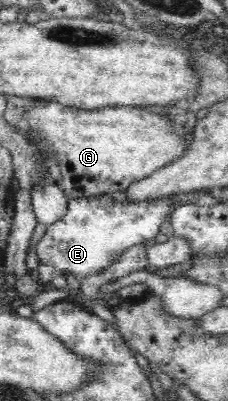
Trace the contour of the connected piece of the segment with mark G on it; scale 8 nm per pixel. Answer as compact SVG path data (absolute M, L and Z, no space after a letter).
M53 101L40 102L23 113L23 125L39 130L49 146L57 152L56 167L60 167L63 192L72 197L93 197L99 194L127 192L129 185L149 177L158 169L181 159L189 151L191 139L185 133L182 120L173 122L170 116L133 107L105 107L87 111Z

